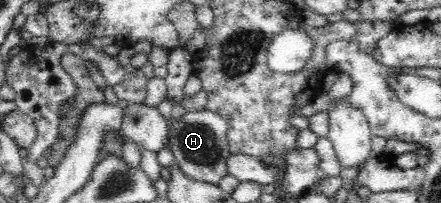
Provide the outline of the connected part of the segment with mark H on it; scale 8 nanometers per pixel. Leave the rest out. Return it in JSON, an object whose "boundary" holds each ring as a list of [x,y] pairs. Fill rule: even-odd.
{"boundary":[[[204,108],[200,111],[186,112],[180,118],[169,120],[167,146],[173,153],[174,161],[182,168],[186,176],[216,185],[222,177],[228,175],[228,158],[232,151],[225,143],[228,126],[224,118]]]}

